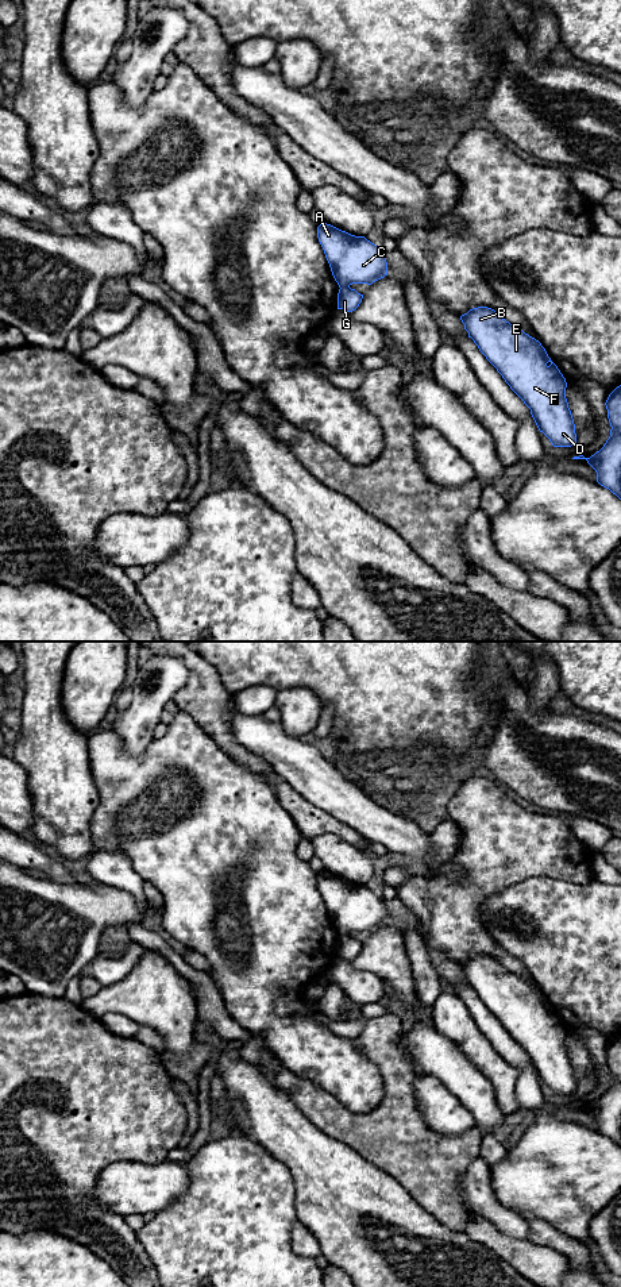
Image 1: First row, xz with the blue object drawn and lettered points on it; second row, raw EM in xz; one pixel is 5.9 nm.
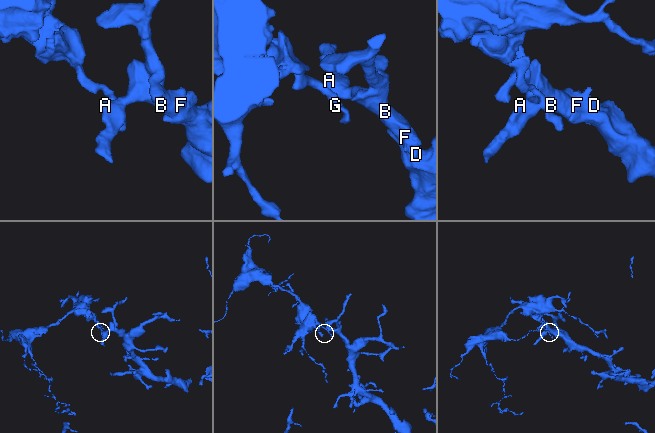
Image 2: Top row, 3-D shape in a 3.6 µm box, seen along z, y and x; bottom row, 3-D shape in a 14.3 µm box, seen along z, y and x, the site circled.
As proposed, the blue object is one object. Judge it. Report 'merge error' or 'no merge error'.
merge error

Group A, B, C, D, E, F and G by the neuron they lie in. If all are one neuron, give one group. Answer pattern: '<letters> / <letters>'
A B C D E F / G

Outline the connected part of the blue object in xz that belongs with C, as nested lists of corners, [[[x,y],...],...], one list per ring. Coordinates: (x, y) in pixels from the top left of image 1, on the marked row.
[[[323,223],[317,227],[317,238],[339,288],[371,285],[387,275],[385,253],[364,236]]]

